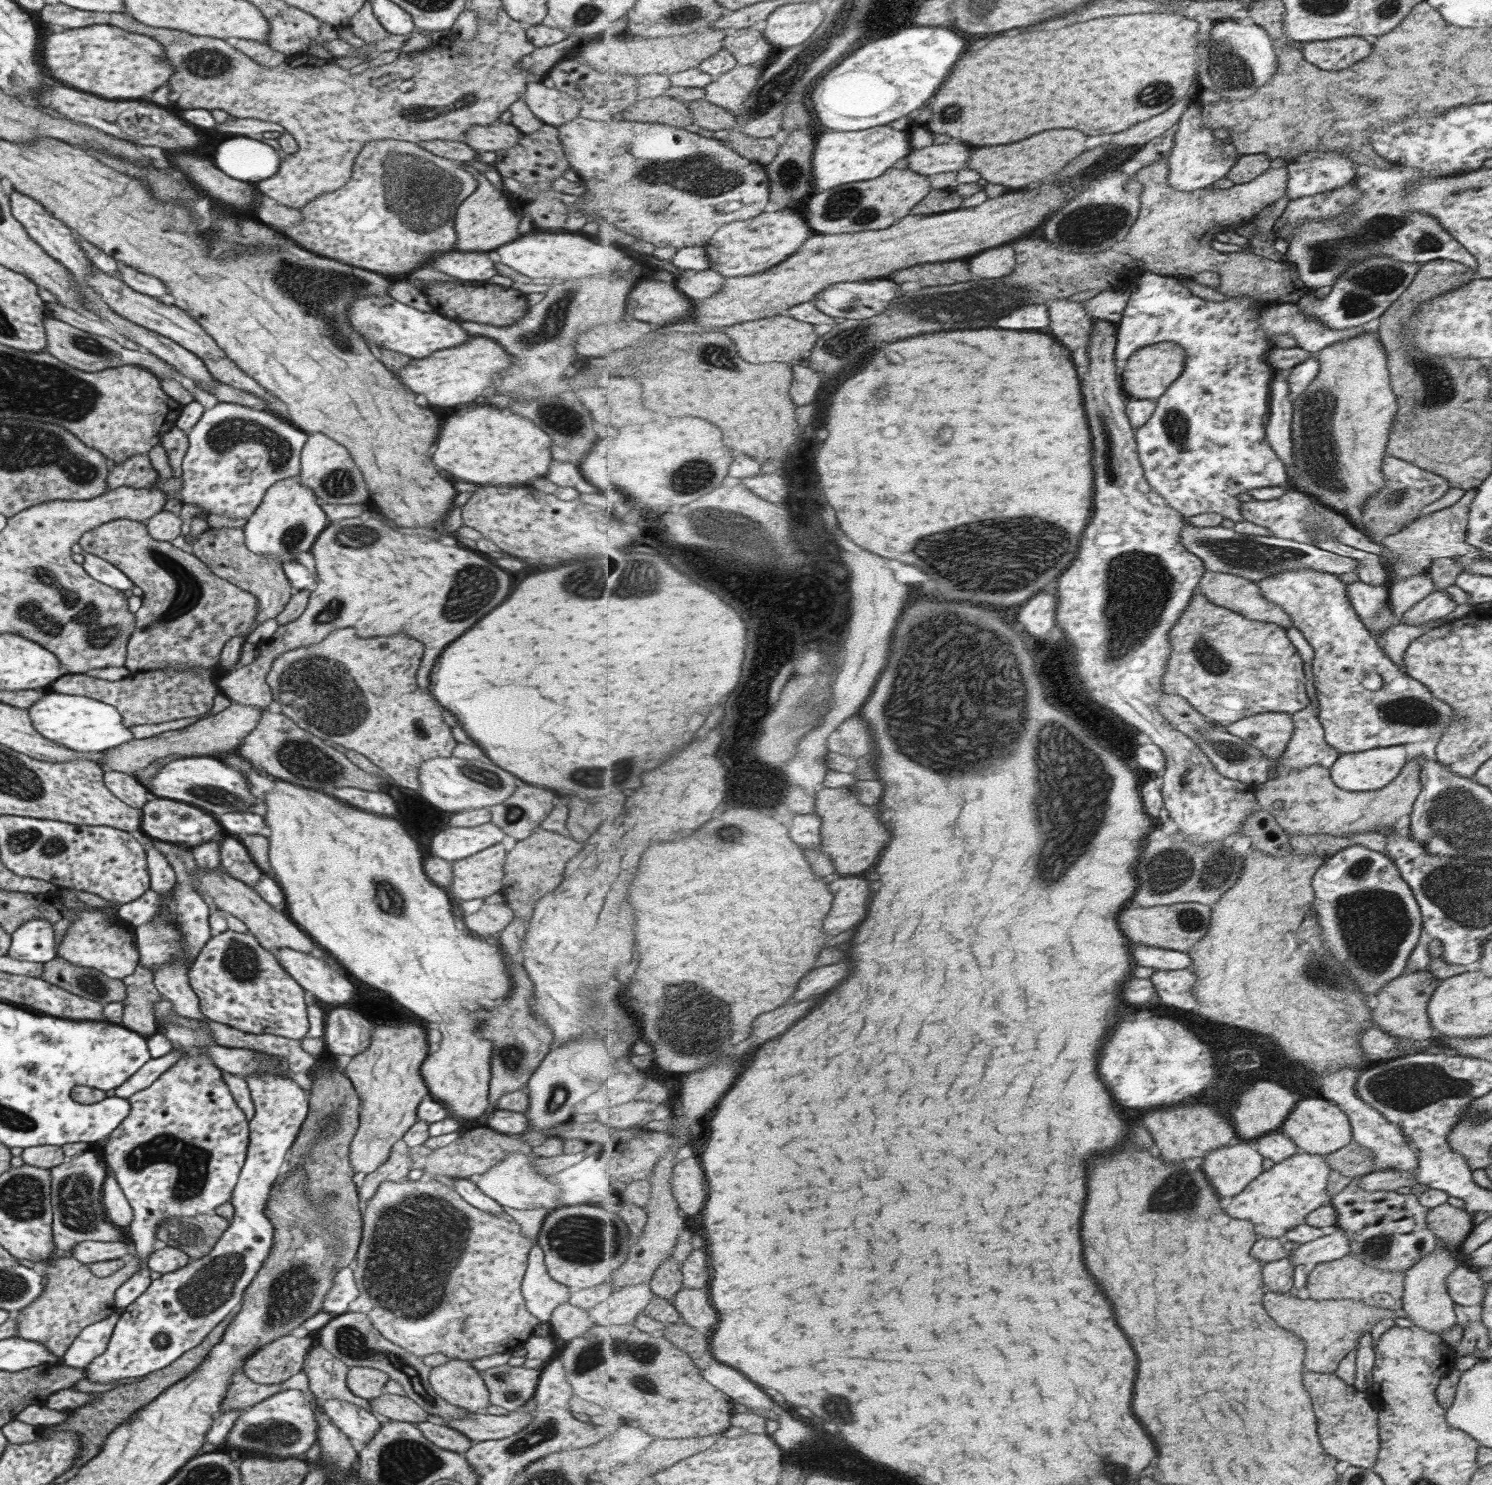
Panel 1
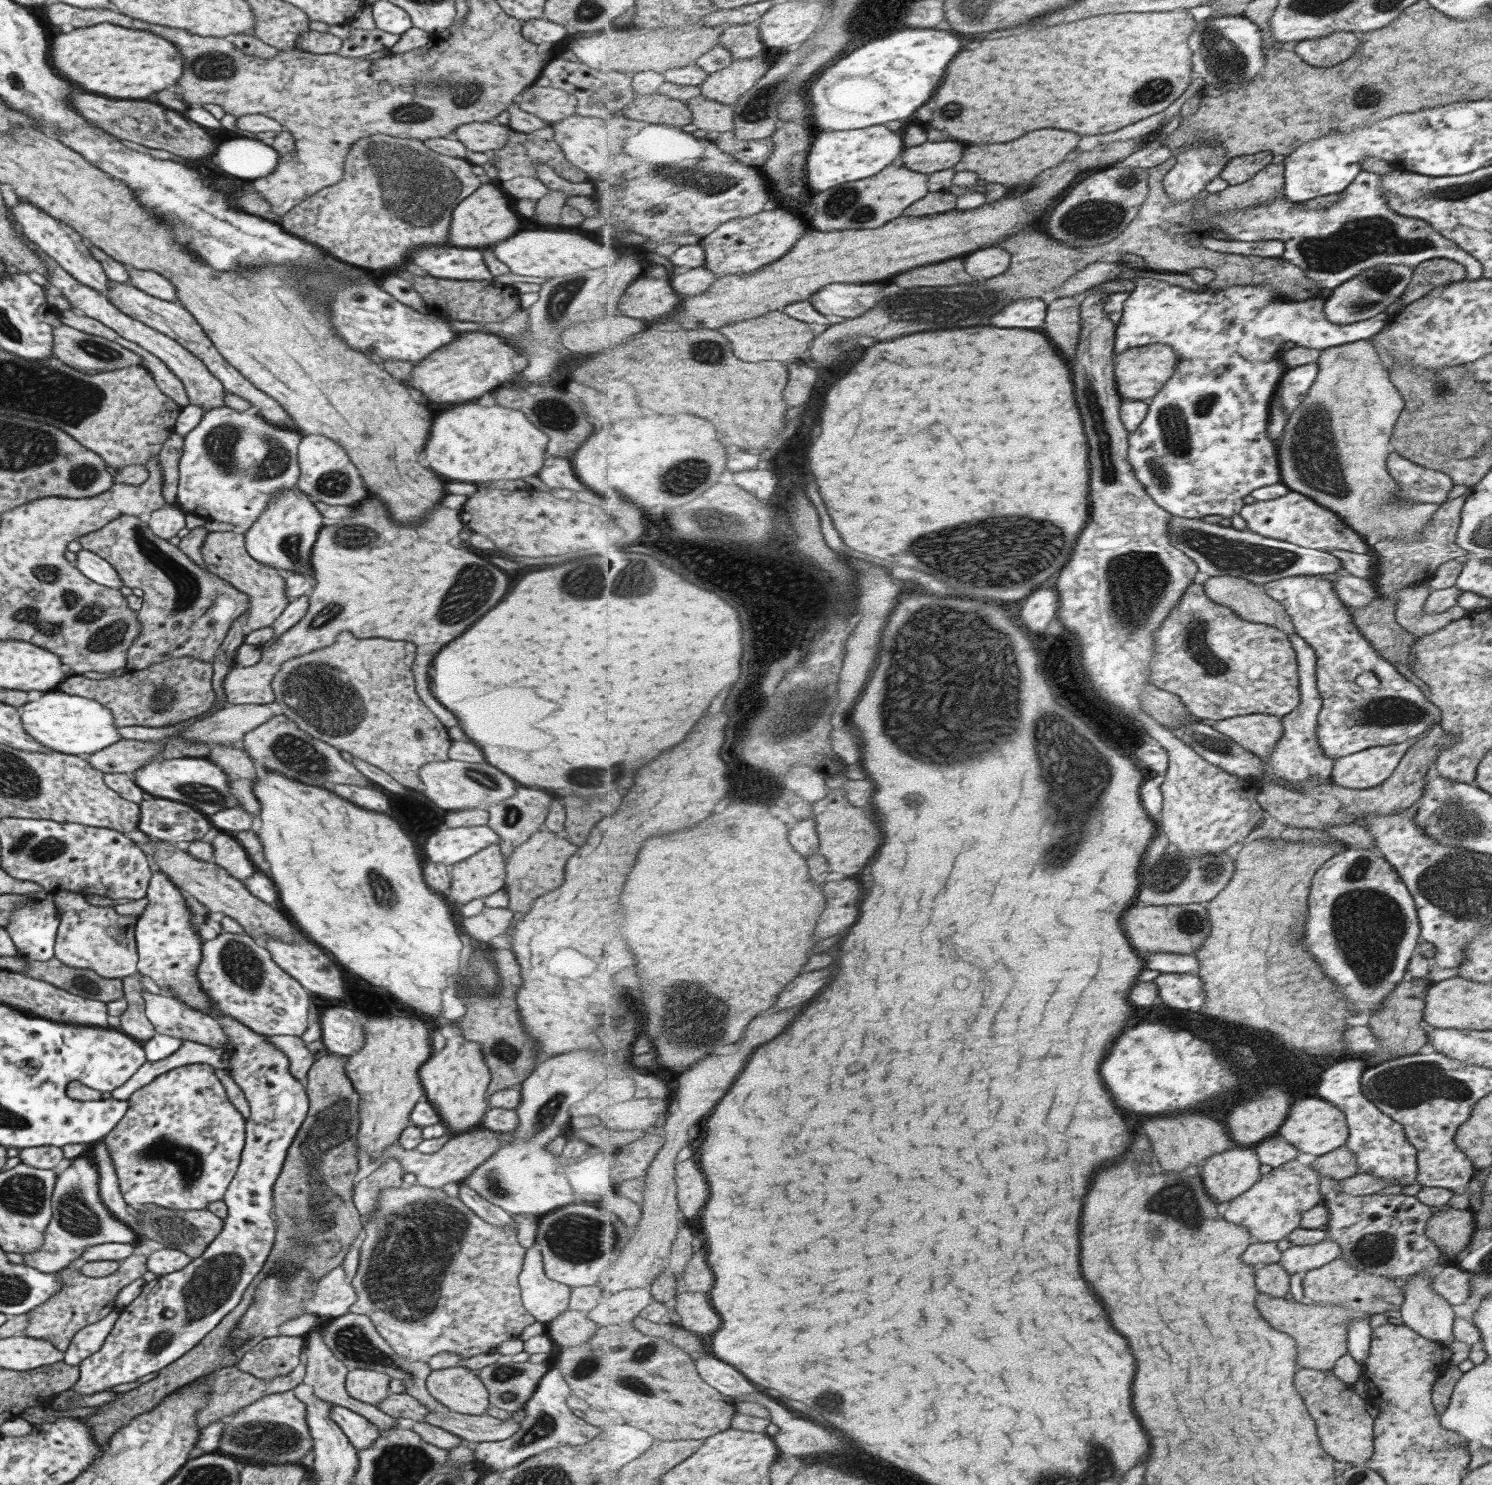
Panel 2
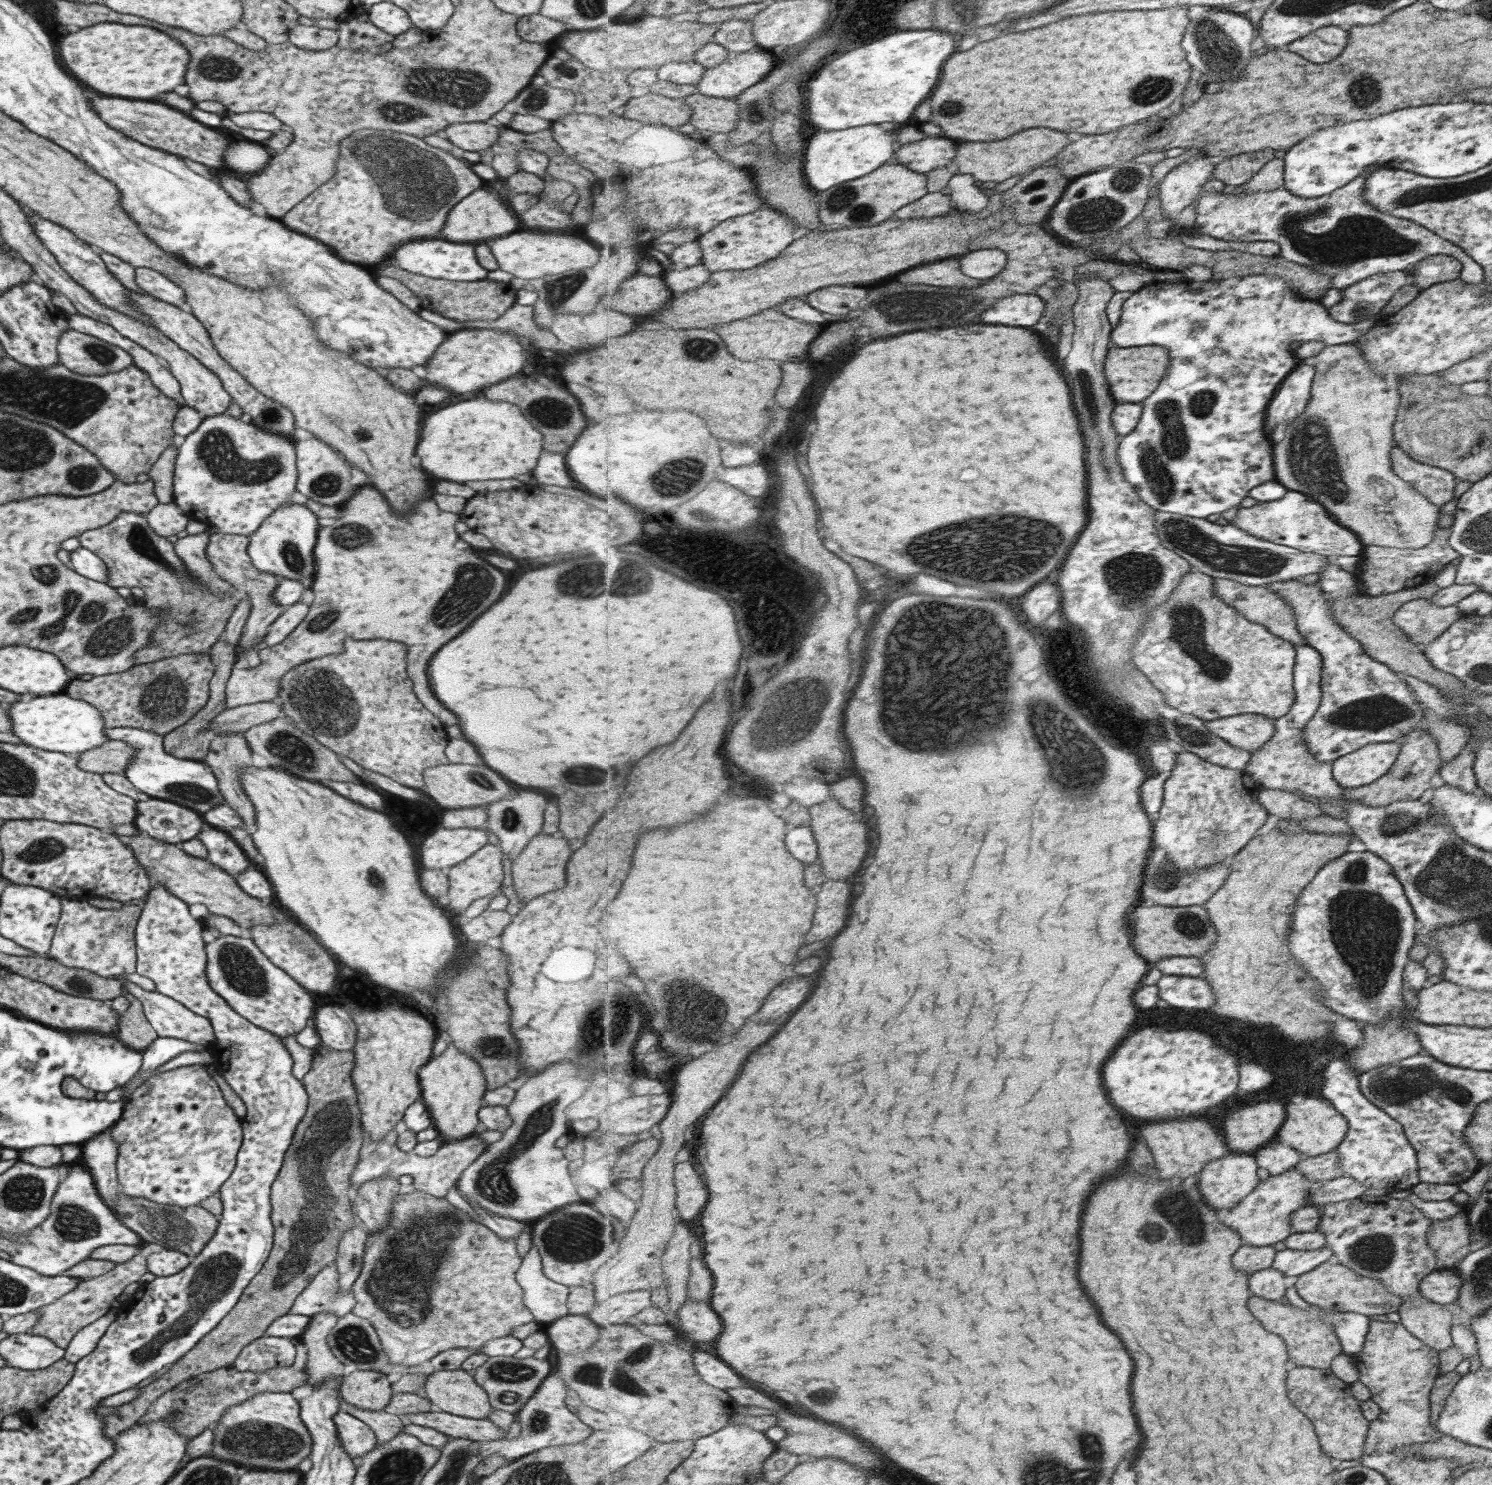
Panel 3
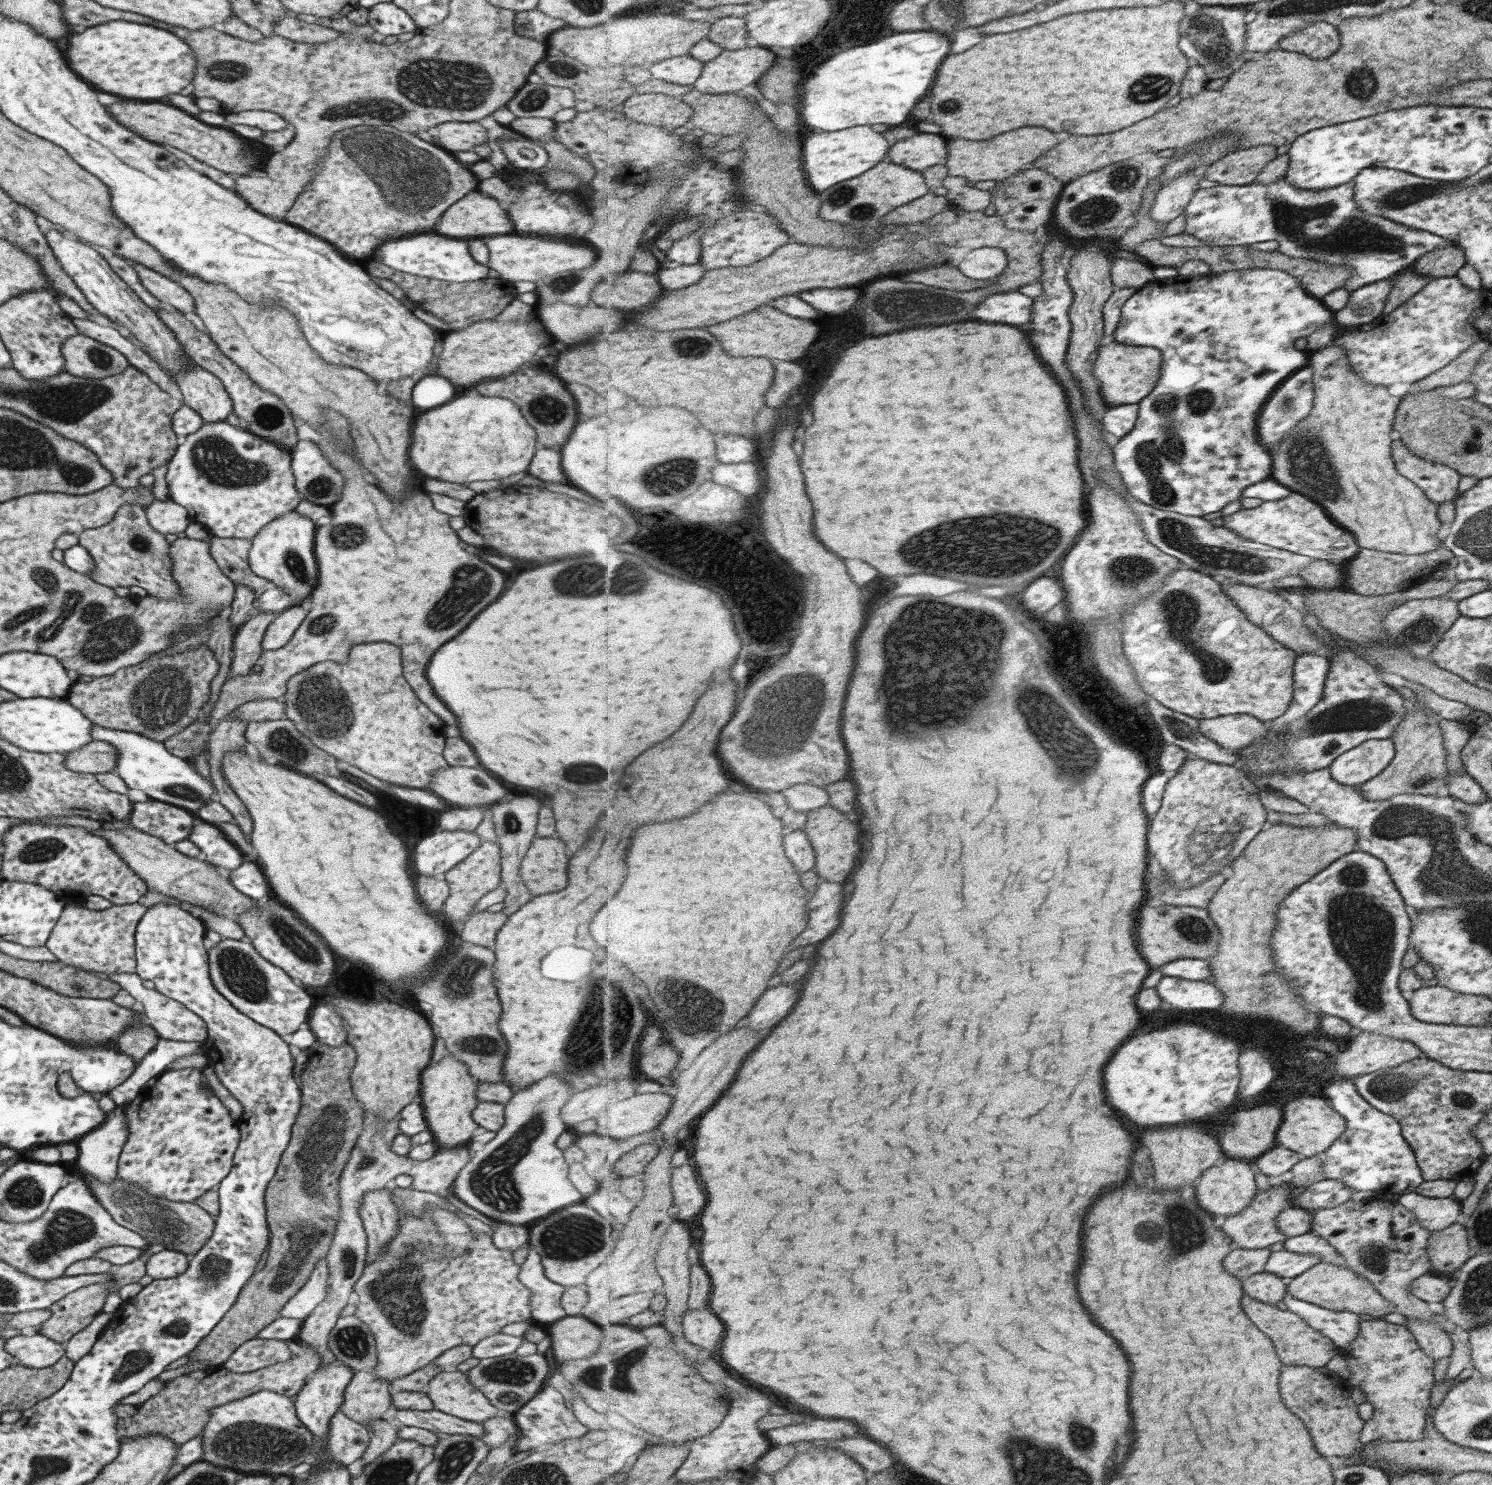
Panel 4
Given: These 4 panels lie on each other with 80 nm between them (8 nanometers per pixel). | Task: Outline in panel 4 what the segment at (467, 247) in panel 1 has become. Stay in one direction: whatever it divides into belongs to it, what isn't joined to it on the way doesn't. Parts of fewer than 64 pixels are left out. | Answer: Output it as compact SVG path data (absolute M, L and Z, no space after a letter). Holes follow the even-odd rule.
M473 190L447 208L436 220L433 232L451 239L497 236L513 230L511 220L493 198Z

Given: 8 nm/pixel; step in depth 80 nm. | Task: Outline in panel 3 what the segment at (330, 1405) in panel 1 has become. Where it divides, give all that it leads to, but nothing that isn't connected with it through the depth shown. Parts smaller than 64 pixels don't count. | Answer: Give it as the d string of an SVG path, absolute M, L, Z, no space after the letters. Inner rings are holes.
M338 1410L332 1421L349 1458L360 1457L376 1445L375 1433L354 1416Z

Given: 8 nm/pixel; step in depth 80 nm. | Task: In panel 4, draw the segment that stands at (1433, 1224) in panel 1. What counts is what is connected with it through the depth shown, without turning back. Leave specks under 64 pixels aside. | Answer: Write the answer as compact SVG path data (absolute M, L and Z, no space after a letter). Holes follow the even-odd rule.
M1462 1221L1429 1234L1427 1260L1431 1263L1431 1273L1452 1277L1471 1255Z

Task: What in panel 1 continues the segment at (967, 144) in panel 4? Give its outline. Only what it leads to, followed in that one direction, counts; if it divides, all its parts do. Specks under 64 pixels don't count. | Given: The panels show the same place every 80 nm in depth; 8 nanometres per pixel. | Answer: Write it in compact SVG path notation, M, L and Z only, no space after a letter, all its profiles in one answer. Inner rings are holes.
M1049 130L1041 132L1029 140L1017 144L995 146L995 148L977 148L971 156L971 168L981 172L981 176L991 184L1002 184L1007 191L1023 190L1029 184L1052 178L1061 172L1087 148L1087 134L1081 130Z

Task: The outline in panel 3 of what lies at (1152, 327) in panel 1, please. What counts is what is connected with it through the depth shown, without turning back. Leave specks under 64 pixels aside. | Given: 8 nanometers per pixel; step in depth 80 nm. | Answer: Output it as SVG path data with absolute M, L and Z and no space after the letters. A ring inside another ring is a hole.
M1271 274L1231 276L1231 280L1203 280L1203 282L1187 280L1187 284L1153 281L1133 292L1131 298L1124 305L1122 319L1112 332L1113 345L1119 348L1159 345L1169 349L1172 361L1166 379L1149 399L1144 400L1145 408L1138 427L1131 434L1124 436L1120 442L1119 462L1123 465L1126 479L1136 488L1141 498L1157 511L1206 519L1207 516L1220 515L1231 508L1239 509L1243 498L1250 496L1250 492L1255 486L1261 486L1261 484L1273 480L1274 460L1271 460L1271 446L1267 442L1266 430L1267 402L1271 396L1274 396L1273 392L1276 391L1277 384L1286 379L1293 366L1297 366L1295 360L1291 360L1289 344L1291 342L1311 342L1312 340L1318 340L1324 346L1351 343L1373 328L1373 325L1381 318L1382 316L1375 315L1373 318L1358 323L1343 324L1342 321L1336 321L1331 316L1327 316L1325 308L1317 302L1317 298L1303 300L1299 293L1289 287L1287 281L1280 276L1271 276Z

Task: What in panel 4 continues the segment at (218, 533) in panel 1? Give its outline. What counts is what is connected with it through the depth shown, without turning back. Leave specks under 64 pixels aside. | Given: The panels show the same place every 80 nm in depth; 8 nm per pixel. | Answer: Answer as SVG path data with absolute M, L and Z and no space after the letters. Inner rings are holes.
M212 536L208 551L218 566L219 572L234 584L248 586L254 593L268 582L257 576L248 565L250 539L219 538ZM255 613L238 627L232 636L232 661L226 680L253 672L254 662L262 651L260 642L263 633L277 615L278 613Z

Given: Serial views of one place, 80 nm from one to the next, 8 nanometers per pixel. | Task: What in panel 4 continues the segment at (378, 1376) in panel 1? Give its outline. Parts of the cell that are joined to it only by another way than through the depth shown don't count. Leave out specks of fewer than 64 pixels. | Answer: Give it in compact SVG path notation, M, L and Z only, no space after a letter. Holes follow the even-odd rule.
M370 1370L355 1371L343 1391L341 1412L353 1422L368 1428L371 1419L389 1417L390 1395L388 1382Z

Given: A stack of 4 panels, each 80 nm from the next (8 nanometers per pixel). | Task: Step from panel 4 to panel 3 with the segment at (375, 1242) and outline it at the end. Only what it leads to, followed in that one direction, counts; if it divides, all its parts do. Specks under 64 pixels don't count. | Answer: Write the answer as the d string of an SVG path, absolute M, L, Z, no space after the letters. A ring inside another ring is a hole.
M379 1177L358 1186L355 1218L368 1234L377 1234L387 1226L393 1196L402 1190L395 1177Z

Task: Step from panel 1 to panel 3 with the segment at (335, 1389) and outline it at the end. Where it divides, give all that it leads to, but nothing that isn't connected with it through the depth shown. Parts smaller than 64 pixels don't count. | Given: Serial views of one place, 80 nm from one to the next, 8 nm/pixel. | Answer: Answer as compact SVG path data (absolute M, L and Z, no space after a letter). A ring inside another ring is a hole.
M317 1312L310 1316L308 1325L298 1339L307 1349L304 1366L307 1387L326 1382L332 1376L342 1378L343 1365L326 1344L327 1336L336 1320L337 1316L330 1312ZM340 1392L338 1396L338 1410L364 1422L375 1433L376 1444L390 1441L397 1433L401 1433L401 1421L399 1421L398 1415L391 1415L383 1410L366 1411L365 1409L352 1407L352 1404L342 1399Z

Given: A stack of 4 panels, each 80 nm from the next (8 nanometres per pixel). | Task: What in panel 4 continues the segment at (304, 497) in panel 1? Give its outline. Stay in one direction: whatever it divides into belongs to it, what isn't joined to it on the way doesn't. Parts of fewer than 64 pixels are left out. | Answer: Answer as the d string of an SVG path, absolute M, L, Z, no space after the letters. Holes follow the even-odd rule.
M289 511L285 514L281 514L281 516L277 516L277 518L270 520L265 526L260 528L260 531L250 538L250 547L248 548L248 565L251 569L251 572L254 572L257 576L260 576L262 579L265 579L267 582L273 582L276 584L276 587L283 589L290 596L290 604L288 604L287 608L291 605L297 605L301 603L301 600L305 598L310 592L315 588L317 580L315 580L315 576L317 576L317 572L315 572L315 559L313 552L313 541L314 541L314 530L316 526L311 522L311 520L305 518L305 516L299 516L295 511Z

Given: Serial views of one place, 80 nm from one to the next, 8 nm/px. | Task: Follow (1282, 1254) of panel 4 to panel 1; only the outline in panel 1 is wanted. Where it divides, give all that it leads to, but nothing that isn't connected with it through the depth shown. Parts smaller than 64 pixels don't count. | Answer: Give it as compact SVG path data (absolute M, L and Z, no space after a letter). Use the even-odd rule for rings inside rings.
M1334 1228L1329 1234L1321 1235L1309 1242L1297 1245L1288 1253L1287 1260L1290 1260L1294 1267L1303 1266L1312 1268L1317 1264L1337 1260L1346 1256L1348 1252L1348 1238L1343 1230Z

